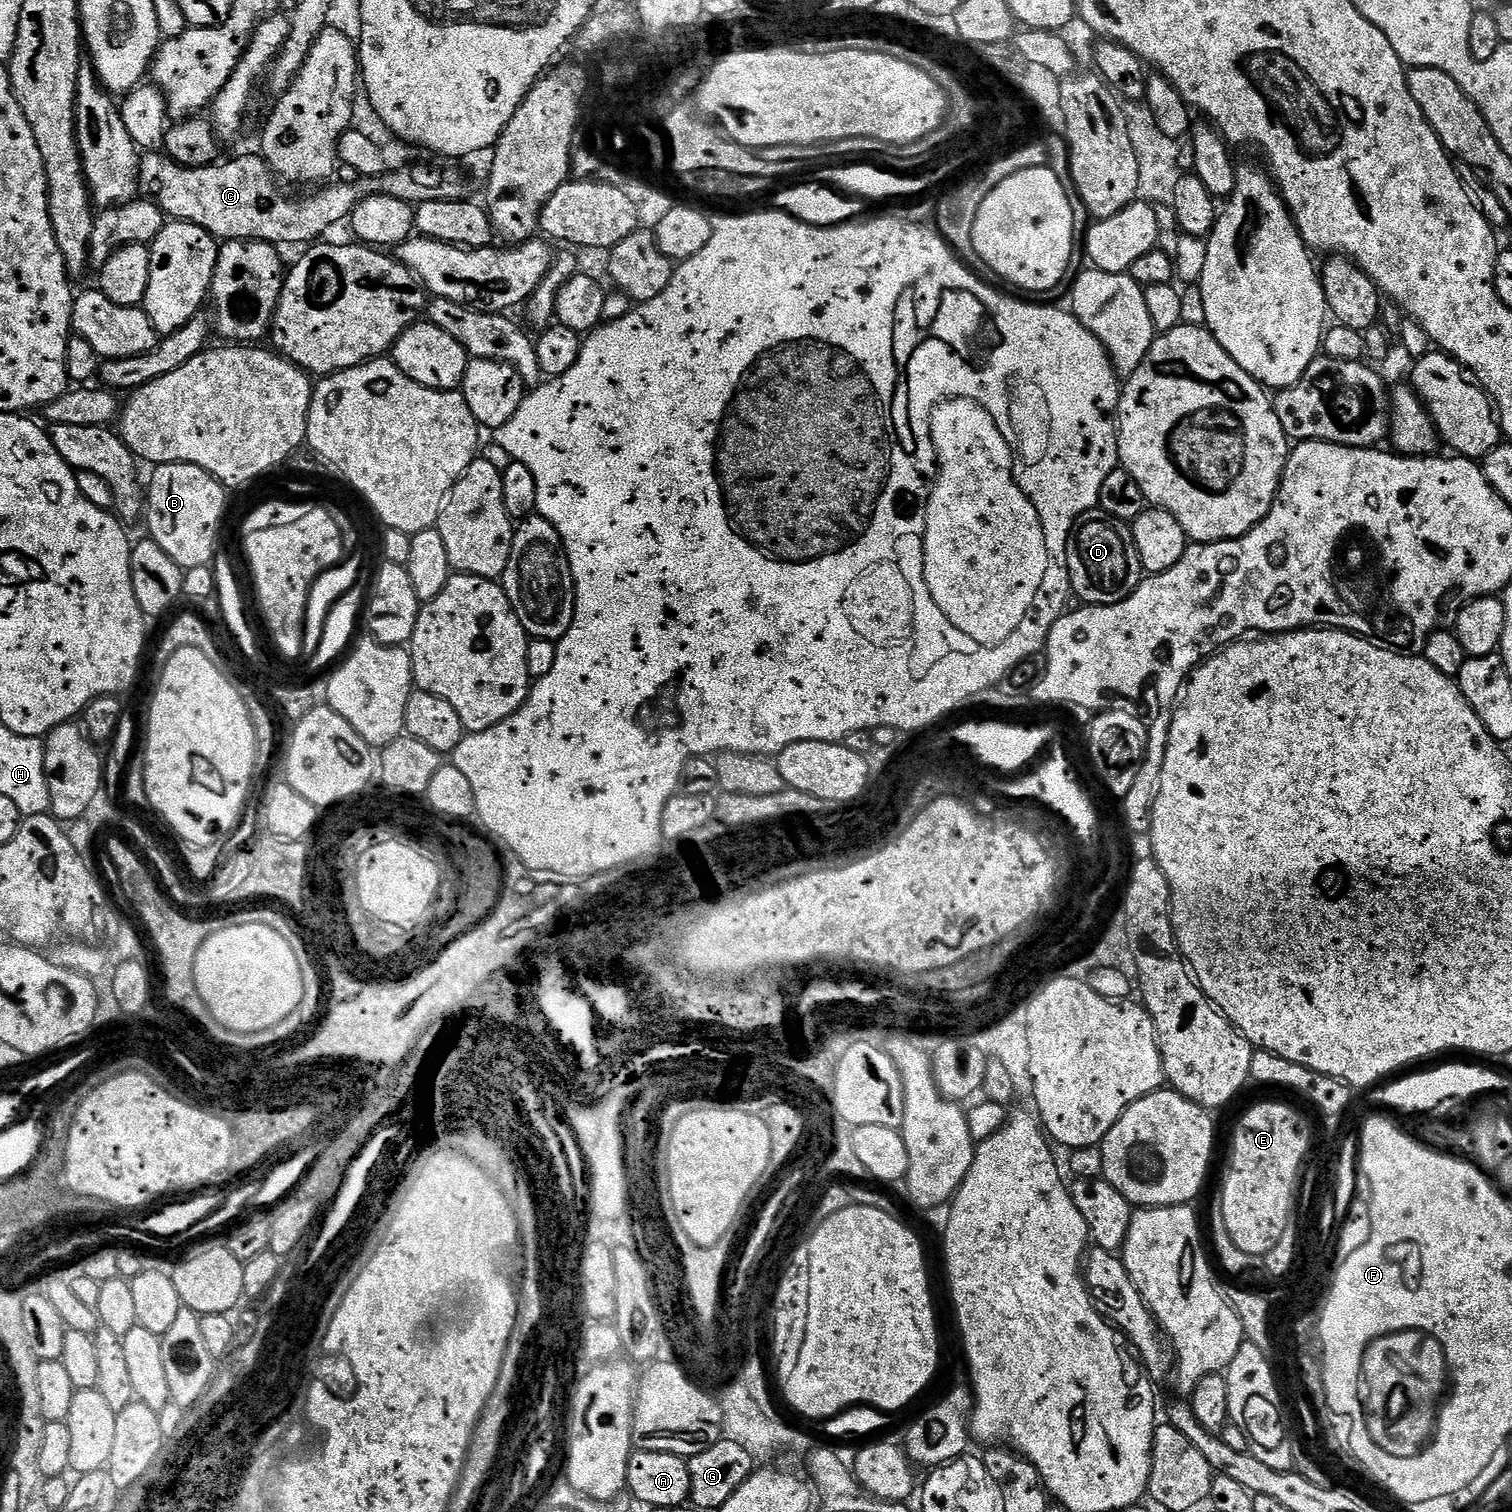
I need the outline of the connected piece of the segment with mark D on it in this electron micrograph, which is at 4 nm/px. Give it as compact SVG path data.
M1099 510L1087 512L1076 519L1072 533L1068 535L1066 558L1068 559L1068 582L1071 591L1074 593L1075 599L1077 596L1080 602L1088 606L1122 602L1136 589L1142 579L1140 559L1138 550L1134 546L1131 527L1125 521Z

